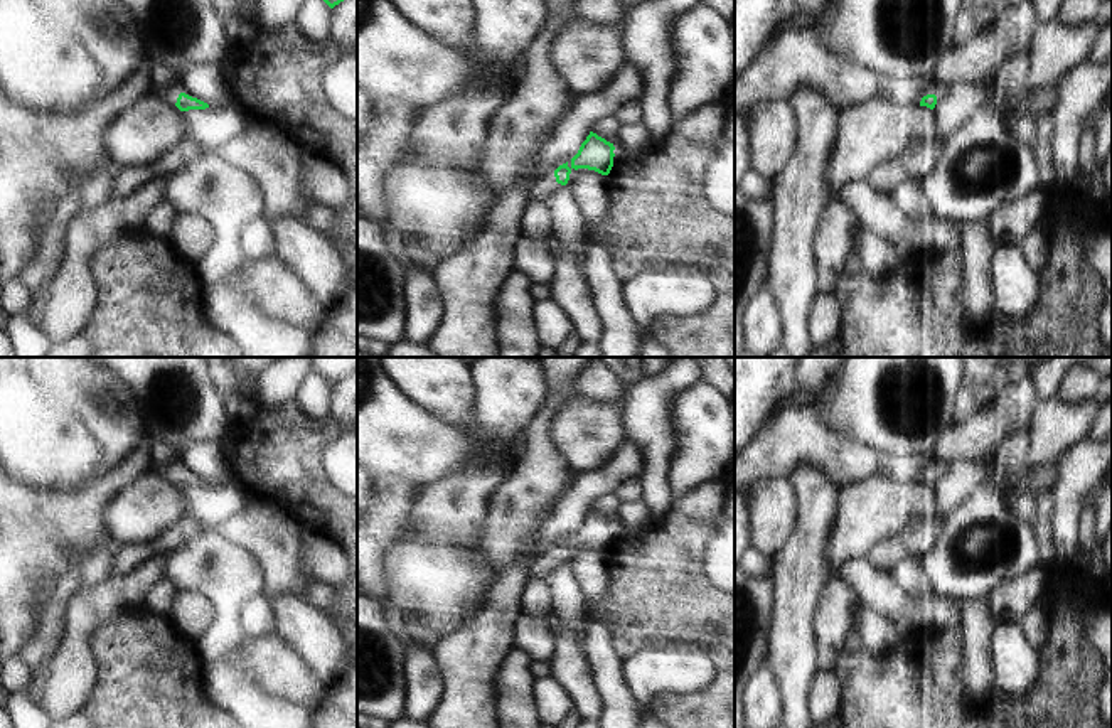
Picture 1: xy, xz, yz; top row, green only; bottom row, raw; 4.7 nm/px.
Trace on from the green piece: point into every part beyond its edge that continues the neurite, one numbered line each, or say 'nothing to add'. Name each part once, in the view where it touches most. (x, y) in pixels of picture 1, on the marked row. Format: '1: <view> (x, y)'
1: xy (171, 95)

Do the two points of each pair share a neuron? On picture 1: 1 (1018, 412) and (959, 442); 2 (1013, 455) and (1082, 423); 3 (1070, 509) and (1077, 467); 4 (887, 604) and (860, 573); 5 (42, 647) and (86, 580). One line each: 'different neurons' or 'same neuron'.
1: same neuron
2: different neurons
3: same neuron
4: same neuron
5: different neurons

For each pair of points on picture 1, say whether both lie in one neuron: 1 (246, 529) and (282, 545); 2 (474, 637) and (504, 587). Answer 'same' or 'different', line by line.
1: same
2: same

